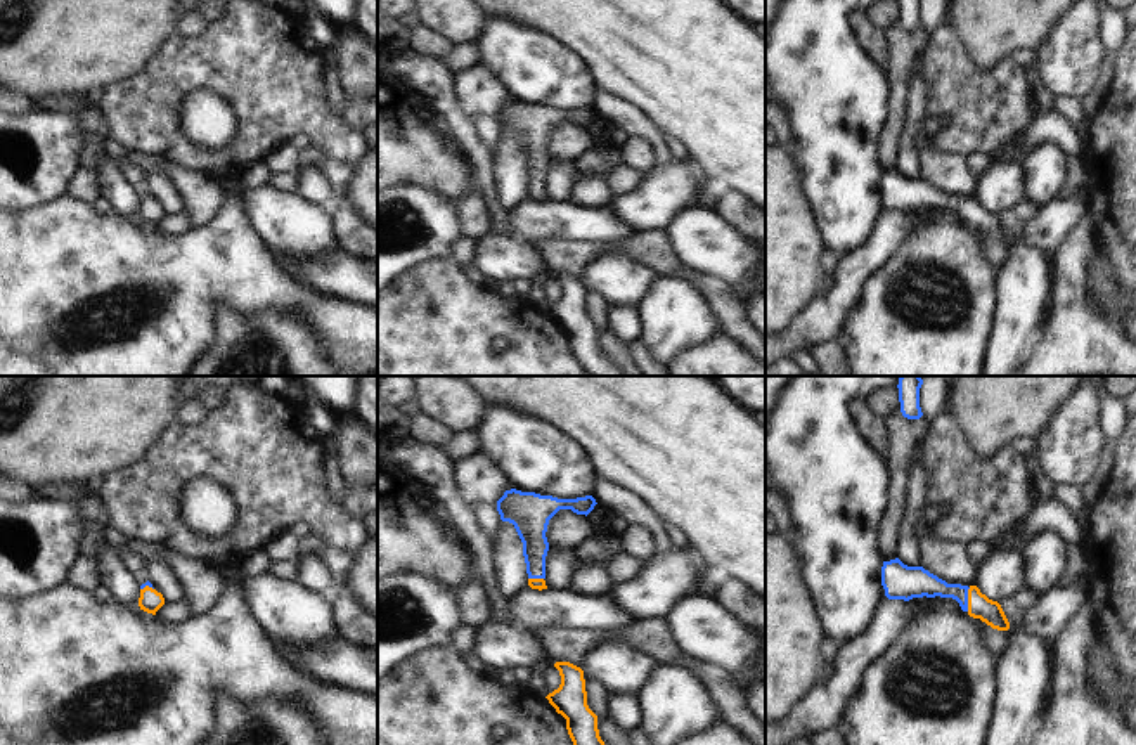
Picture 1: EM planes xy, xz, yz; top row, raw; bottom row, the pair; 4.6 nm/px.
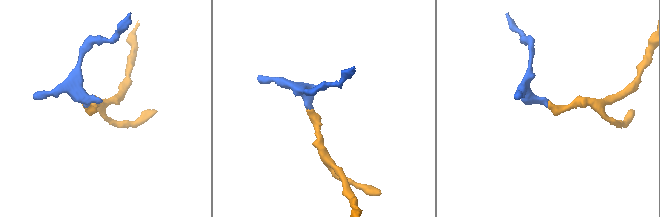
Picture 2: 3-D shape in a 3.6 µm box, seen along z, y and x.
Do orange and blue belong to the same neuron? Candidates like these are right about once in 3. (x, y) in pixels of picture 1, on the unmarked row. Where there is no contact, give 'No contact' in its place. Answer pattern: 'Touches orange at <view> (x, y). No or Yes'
Touches orange at yz (968, 212). Yes

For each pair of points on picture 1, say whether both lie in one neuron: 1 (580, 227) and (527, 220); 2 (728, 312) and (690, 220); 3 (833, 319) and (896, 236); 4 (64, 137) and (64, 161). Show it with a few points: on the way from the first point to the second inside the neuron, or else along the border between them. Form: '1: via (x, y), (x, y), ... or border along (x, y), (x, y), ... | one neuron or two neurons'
1: via (567, 220), (541, 220) | one neuron
2: border along (676, 257), (688, 269), (719, 276), (735, 288) | two neurons
3: via (840, 298), (849, 281), (875, 255) | one neuron
4: via (64, 142), (64, 156) | one neuron

